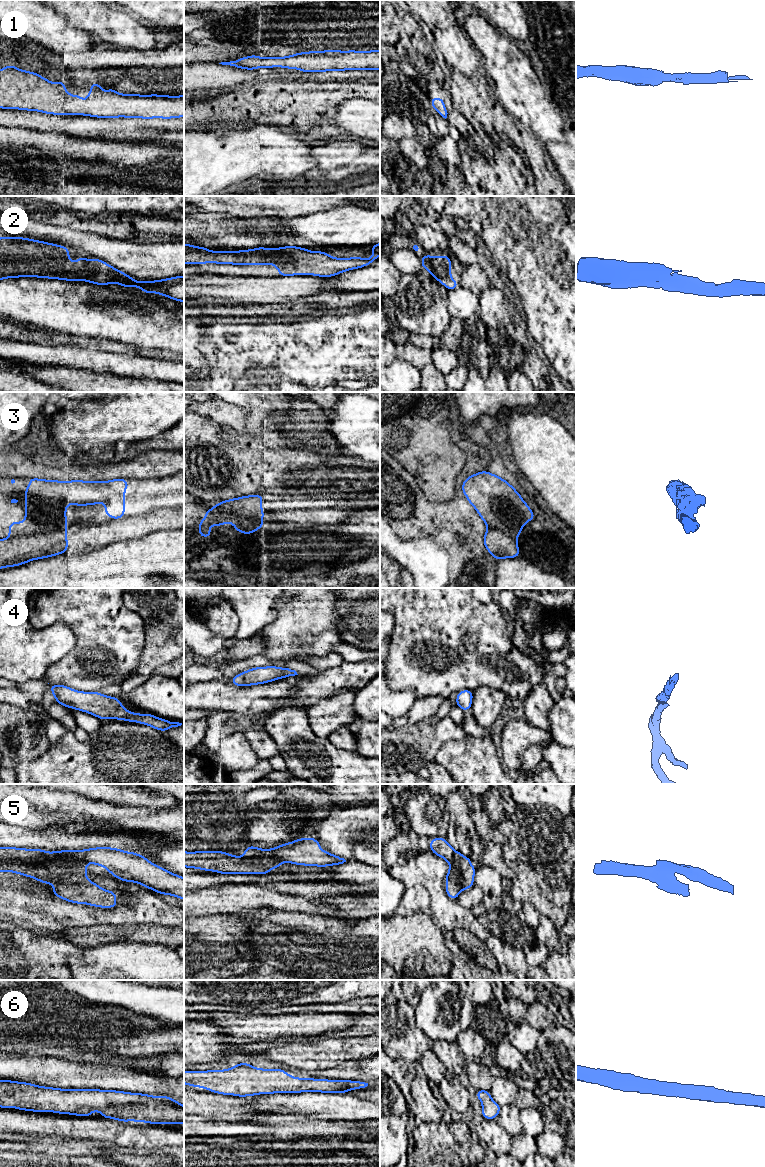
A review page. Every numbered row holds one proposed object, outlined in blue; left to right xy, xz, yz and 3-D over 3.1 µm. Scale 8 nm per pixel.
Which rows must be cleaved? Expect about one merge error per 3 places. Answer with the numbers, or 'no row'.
3, 5

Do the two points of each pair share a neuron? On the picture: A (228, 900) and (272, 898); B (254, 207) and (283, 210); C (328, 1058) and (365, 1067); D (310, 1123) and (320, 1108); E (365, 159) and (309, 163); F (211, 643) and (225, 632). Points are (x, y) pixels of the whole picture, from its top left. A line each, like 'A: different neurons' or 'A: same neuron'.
A: same neuron
B: same neuron
C: different neurons
D: different neurons
E: different neurons
F: different neurons

